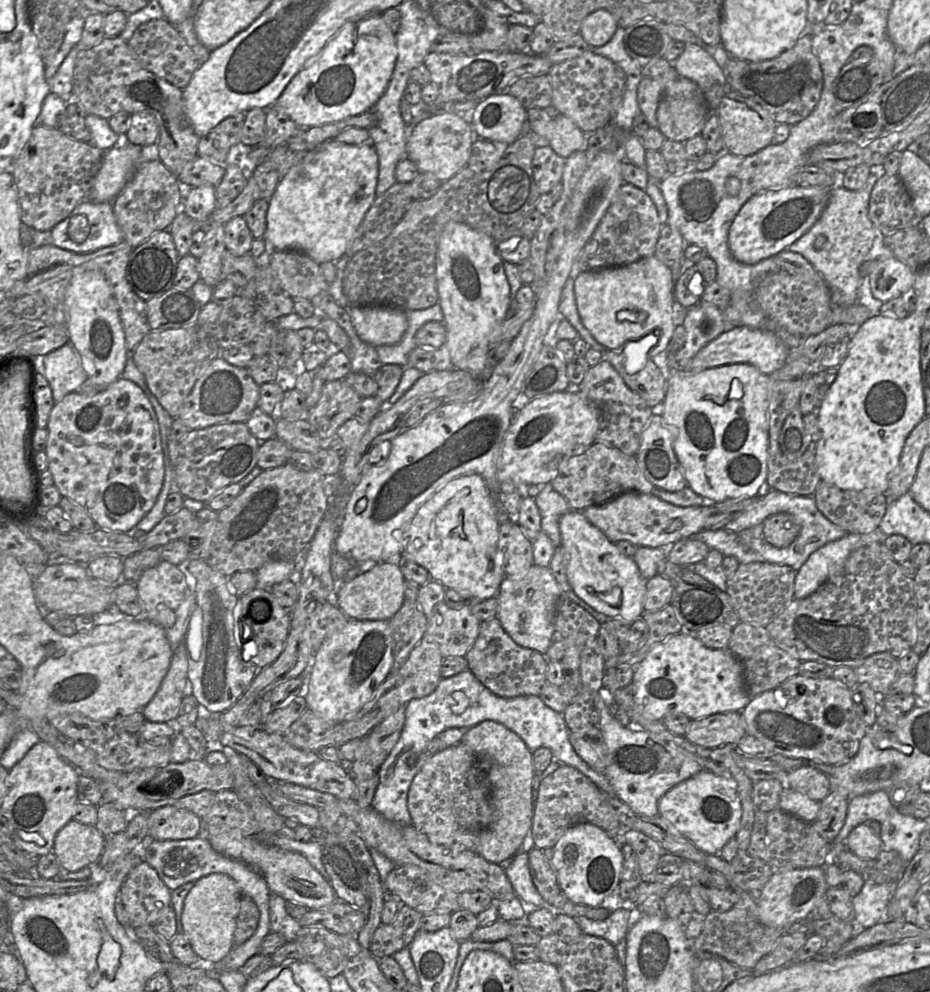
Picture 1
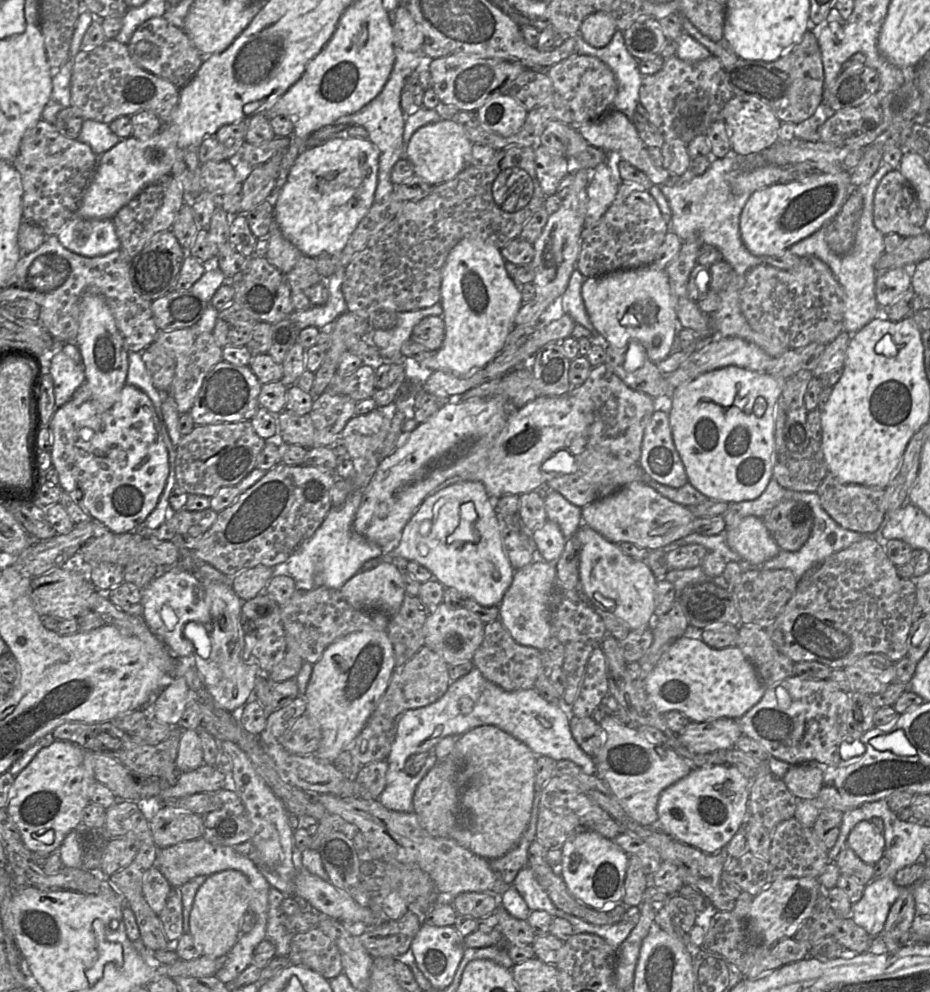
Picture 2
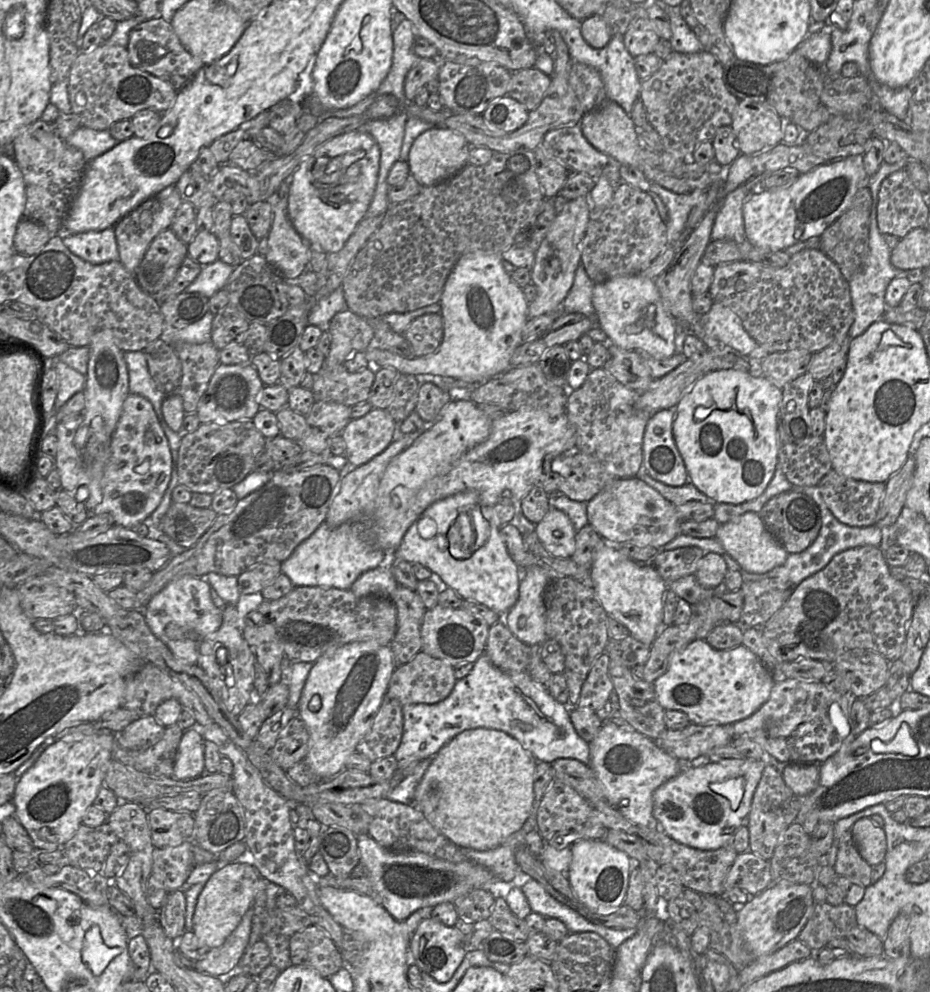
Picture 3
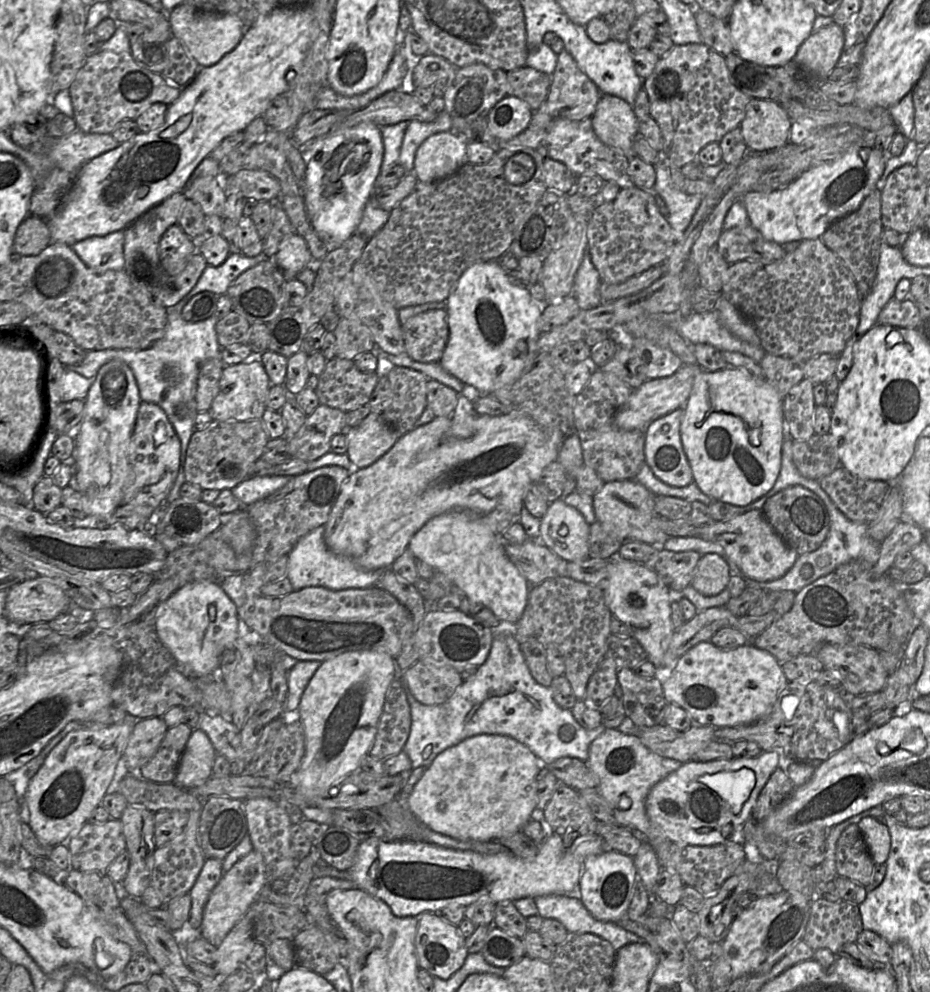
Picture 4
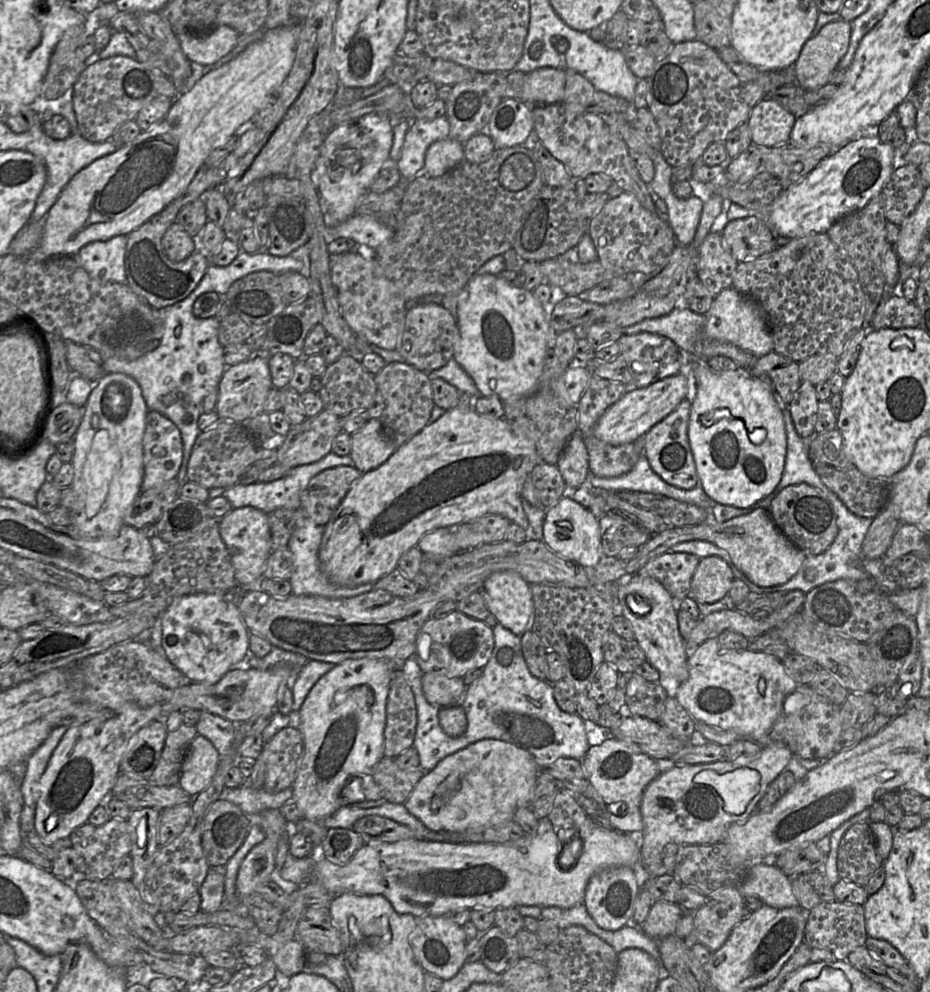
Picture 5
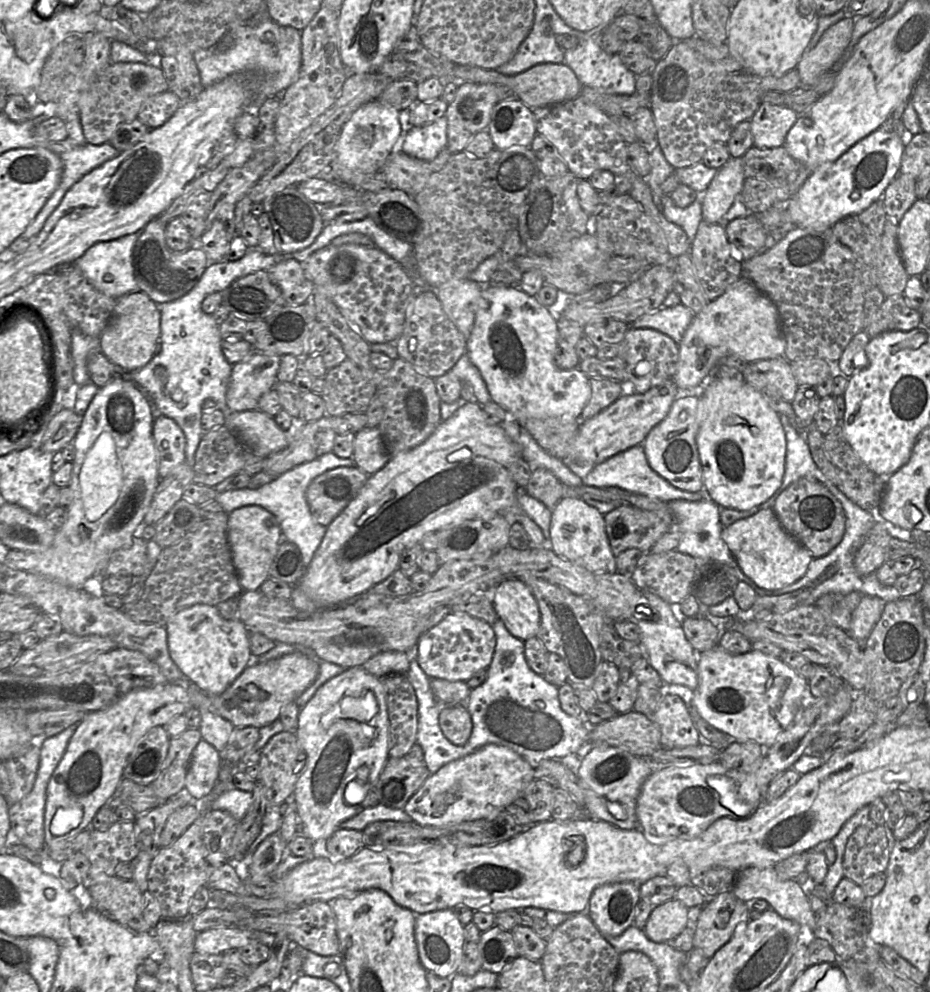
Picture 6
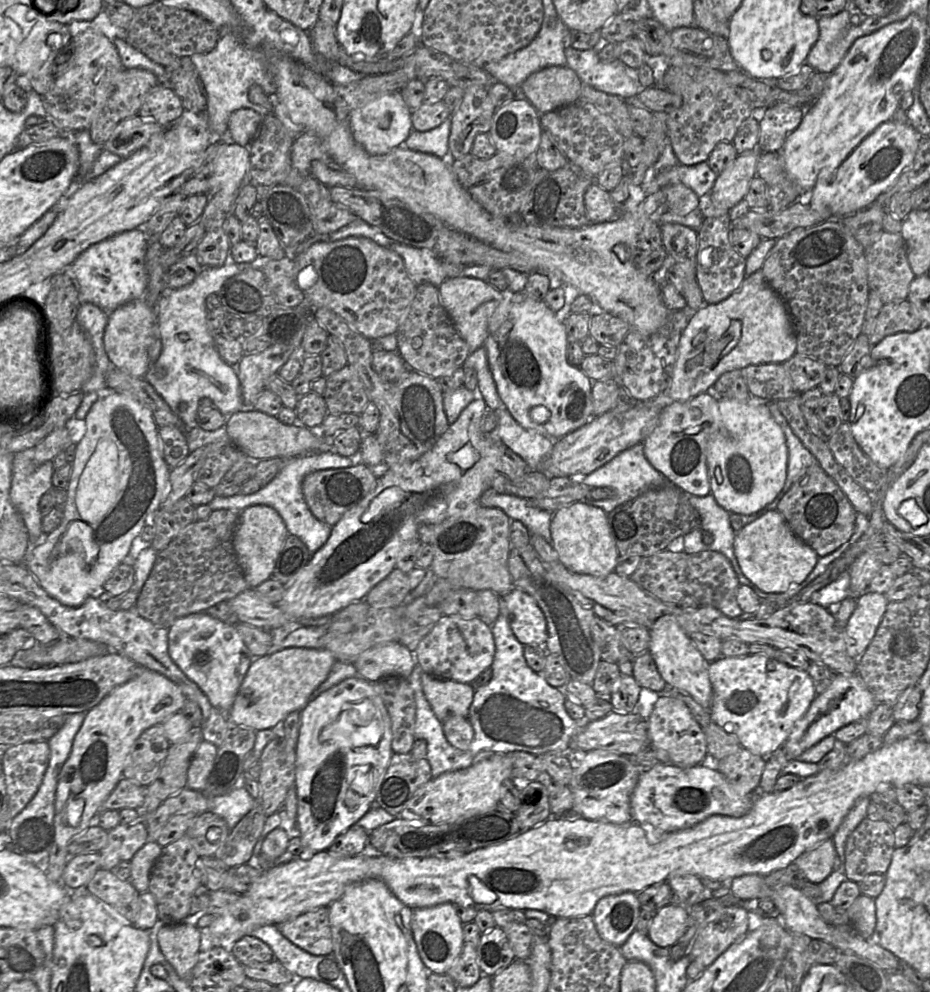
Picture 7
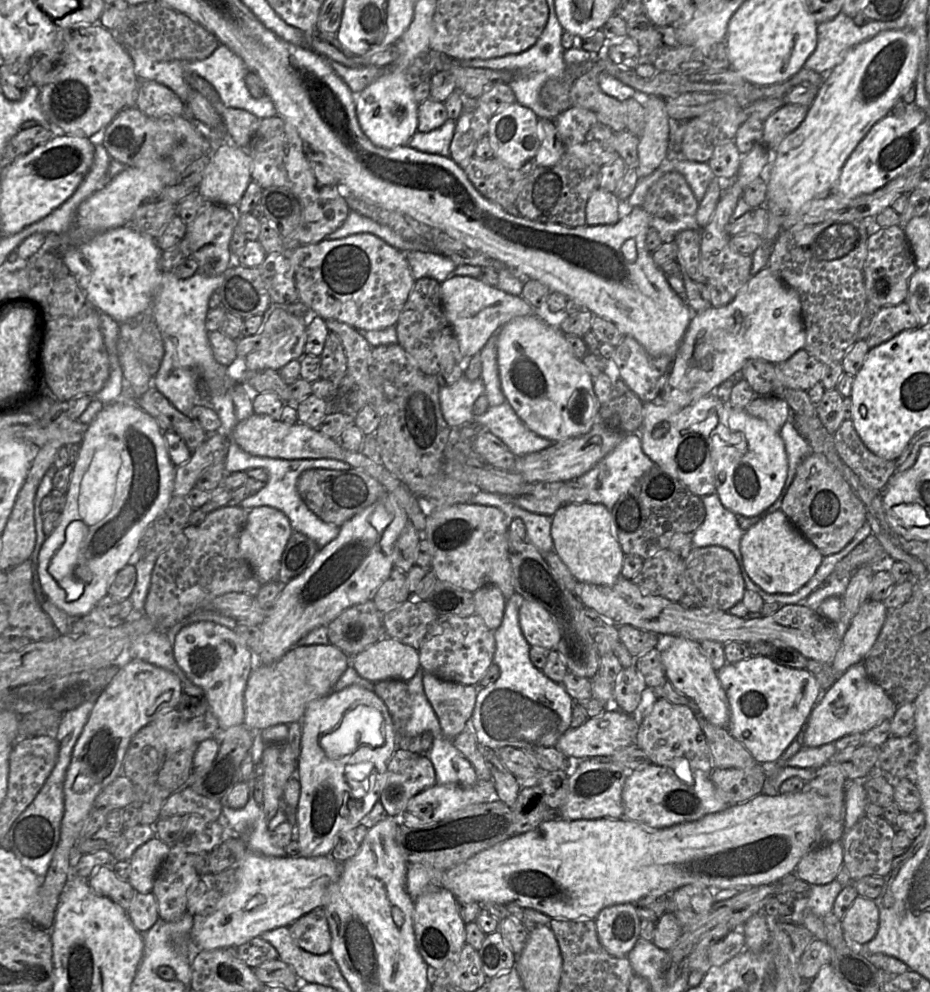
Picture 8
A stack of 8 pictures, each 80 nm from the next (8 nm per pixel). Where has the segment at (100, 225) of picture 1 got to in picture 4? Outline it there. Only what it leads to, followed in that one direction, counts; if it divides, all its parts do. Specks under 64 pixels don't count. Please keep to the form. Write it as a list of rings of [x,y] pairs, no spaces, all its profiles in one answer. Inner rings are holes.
[[[124,231],[92,236],[71,246],[76,255],[92,270],[104,273],[124,269]]]

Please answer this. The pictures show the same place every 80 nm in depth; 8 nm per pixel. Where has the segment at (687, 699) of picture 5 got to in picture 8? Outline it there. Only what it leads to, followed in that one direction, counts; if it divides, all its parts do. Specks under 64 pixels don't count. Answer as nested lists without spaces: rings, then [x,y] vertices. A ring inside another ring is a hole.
[[[760,655],[726,663],[717,671],[717,676],[729,703],[730,721],[726,729],[762,764],[767,777],[767,769],[775,765],[773,762],[796,739],[826,691],[821,691],[816,678],[807,669],[782,666]]]

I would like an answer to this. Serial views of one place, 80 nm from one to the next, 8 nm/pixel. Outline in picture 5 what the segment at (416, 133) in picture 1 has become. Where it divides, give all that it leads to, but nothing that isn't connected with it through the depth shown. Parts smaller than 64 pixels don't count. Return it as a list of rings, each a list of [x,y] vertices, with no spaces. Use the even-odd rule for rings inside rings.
[[[447,138],[432,143],[426,151],[423,174],[439,177],[464,160],[464,145]]]

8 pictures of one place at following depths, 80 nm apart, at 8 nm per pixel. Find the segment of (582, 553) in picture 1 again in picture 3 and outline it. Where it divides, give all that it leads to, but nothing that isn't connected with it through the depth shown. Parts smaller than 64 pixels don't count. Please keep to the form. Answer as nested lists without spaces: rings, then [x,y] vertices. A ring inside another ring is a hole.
[[[605,544],[597,552],[590,573],[596,595],[607,615],[624,624],[634,638],[651,646],[657,637],[658,627],[663,623],[663,597],[669,584],[645,561],[635,561],[620,550]]]

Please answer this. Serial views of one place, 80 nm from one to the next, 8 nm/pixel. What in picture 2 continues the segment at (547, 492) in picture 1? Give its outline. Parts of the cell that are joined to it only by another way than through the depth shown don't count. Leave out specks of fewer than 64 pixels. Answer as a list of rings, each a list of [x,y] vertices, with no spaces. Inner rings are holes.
[[[550,490],[544,498],[548,520],[556,522],[566,539],[576,535],[583,524],[582,508],[570,503],[562,494]]]

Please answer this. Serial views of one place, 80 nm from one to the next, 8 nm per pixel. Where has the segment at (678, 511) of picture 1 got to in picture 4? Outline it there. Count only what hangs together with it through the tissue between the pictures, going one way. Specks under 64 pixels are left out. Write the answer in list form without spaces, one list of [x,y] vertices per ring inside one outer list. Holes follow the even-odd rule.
[[[634,479],[611,481],[593,495],[593,508],[597,521],[610,536],[620,541],[642,541],[653,545],[656,550],[663,550],[662,545],[670,538],[657,528],[655,495]]]

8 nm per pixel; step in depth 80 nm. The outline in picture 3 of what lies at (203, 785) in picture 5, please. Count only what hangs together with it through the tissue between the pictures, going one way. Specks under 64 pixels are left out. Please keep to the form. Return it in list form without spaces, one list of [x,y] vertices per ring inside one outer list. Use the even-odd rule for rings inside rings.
[[[199,729],[184,731],[174,762],[173,776],[176,779],[188,780],[206,772],[204,742],[205,739]]]

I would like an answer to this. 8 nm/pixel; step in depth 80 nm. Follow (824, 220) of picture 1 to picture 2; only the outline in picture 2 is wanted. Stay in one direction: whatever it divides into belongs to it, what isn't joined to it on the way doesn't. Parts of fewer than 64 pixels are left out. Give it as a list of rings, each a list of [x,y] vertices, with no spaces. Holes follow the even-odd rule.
[[[881,164],[876,173],[863,185],[852,187],[852,191],[857,191],[863,198],[863,208],[859,219],[859,226],[855,237],[852,251],[847,255],[835,254],[827,245],[825,240],[826,226],[810,235],[809,237],[795,243],[789,250],[798,257],[813,256],[824,262],[833,272],[844,291],[844,318],[843,328],[848,334],[855,334],[869,322],[876,318],[876,314],[881,308],[875,295],[875,282],[877,272],[875,265],[885,254],[884,235],[877,230],[873,223],[873,200],[875,190],[880,180],[890,171],[892,167],[888,164]]]

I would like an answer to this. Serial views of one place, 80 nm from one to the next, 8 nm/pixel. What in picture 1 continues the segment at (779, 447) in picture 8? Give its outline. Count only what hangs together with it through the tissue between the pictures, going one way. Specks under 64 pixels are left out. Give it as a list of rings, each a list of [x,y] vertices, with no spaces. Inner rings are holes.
[[[801,356],[794,361],[787,361],[786,364],[770,375],[761,373],[755,366],[747,363],[734,363],[722,365],[714,368],[705,369],[699,372],[690,372],[684,370],[670,369],[667,379],[667,392],[662,402],[663,413],[662,420],[673,437],[673,448],[678,461],[683,470],[684,477],[688,486],[700,496],[709,498],[716,502],[723,502],[729,499],[749,498],[757,496],[764,487],[767,486],[767,462],[768,462],[768,445],[769,445],[769,425],[768,425],[768,407],[772,384],[776,381],[803,379],[804,382],[809,378],[813,378],[814,373],[810,374],[812,363],[810,360]],[[733,379],[738,379],[742,384],[743,396],[739,399],[730,397],[731,383]]]

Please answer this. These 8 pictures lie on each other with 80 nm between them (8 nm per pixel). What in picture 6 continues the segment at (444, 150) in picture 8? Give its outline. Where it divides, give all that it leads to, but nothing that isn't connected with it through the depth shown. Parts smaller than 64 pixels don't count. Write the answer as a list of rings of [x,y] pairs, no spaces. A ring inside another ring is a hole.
[[[446,117],[424,126],[411,127],[401,152],[425,162],[432,162],[441,151],[447,148],[447,129]]]

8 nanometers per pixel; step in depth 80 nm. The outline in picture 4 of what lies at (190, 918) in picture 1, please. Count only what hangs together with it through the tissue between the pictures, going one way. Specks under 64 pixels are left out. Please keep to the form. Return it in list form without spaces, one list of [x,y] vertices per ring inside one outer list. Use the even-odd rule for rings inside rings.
[[[252,850],[225,872],[204,907],[203,920],[199,928],[201,937],[217,947],[242,916],[256,902],[267,884],[267,868],[264,858]]]

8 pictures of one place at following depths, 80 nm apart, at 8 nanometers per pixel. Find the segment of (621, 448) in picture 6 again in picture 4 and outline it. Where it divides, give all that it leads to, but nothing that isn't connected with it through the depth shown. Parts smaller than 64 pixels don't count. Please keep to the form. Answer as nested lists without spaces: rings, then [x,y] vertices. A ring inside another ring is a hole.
[[[683,364],[670,376],[648,380],[639,388],[633,389],[629,399],[615,415],[616,425],[625,430],[646,430],[654,420],[683,407],[693,389],[695,379],[693,367],[690,364]]]

